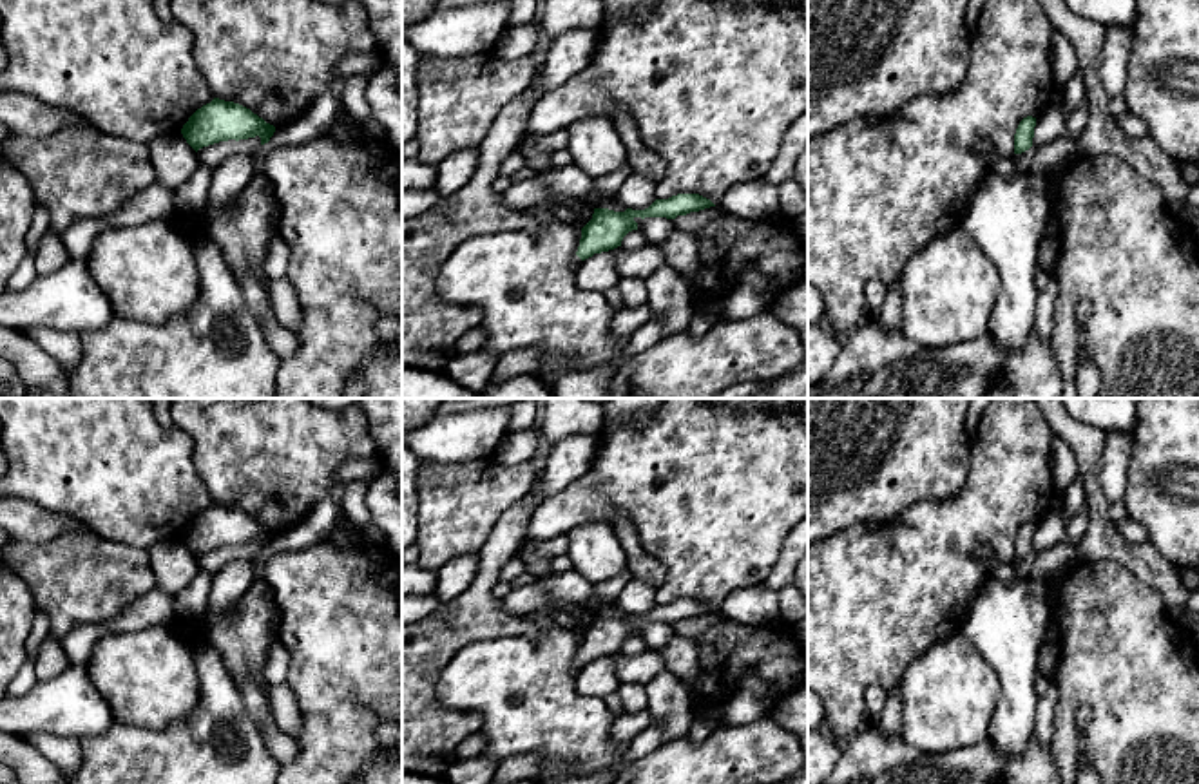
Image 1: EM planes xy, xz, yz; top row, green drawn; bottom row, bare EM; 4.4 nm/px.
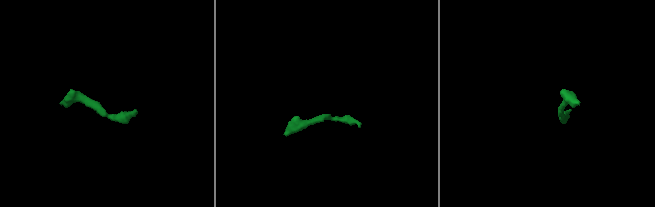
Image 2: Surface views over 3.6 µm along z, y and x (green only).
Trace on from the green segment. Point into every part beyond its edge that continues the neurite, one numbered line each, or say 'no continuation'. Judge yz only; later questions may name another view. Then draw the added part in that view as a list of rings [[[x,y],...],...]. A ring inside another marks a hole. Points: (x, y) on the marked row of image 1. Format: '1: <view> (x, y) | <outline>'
no continuation

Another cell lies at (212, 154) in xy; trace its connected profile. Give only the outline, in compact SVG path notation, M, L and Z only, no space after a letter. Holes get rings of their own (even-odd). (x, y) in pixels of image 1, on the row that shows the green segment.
M259 136L248 138L248 139L239 139L239 141L228 139L228 141L219 141L219 143L203 147L196 152L196 156L201 165L208 165L214 168L228 156L252 154L259 145L261 145Z

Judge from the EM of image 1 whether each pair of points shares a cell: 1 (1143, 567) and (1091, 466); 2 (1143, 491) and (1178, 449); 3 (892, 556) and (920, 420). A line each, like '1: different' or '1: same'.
1: same
2: same
3: different

